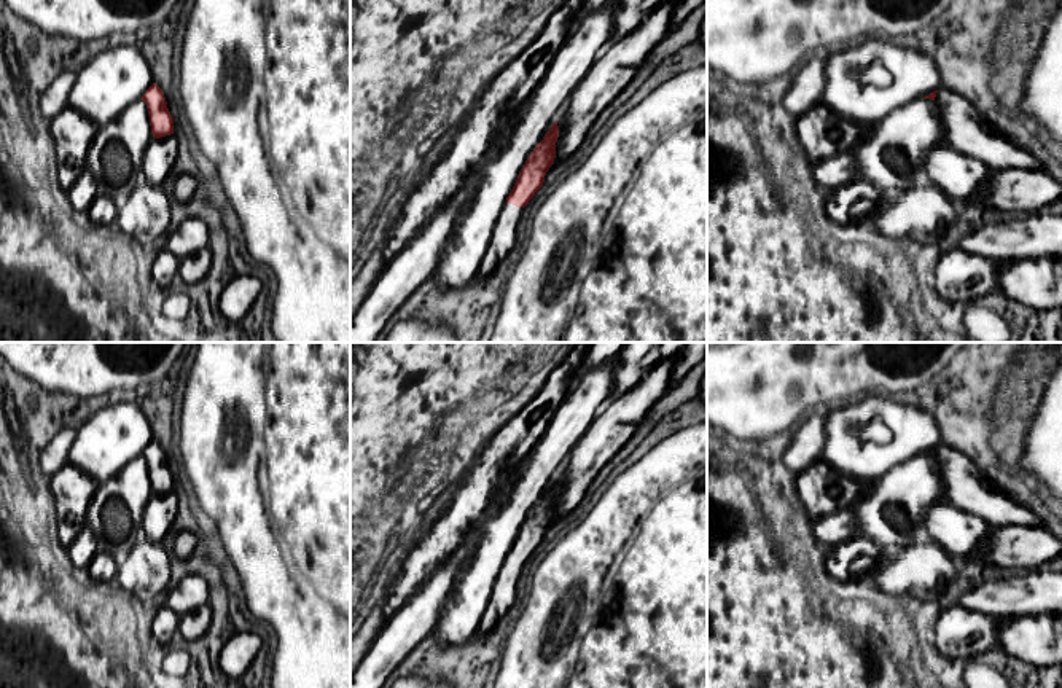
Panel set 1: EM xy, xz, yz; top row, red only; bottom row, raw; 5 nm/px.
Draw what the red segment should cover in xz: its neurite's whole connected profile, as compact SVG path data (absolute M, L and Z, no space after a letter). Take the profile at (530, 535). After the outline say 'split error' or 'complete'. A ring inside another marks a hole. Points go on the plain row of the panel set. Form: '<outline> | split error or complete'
M556 478L522 522L517 537L506 554L506 561L498 572L490 600L476 629L478 635L490 632L500 618L513 607L517 580L524 564L543 543L545 532L554 521L557 494L559 483Z | split error

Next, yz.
M941 444L923 455L938 460L946 503L982 518L990 527L1041 527L1035 513L997 491L986 475L960 452Z | split error

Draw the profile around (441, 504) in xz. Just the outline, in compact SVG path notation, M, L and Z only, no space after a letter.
M468 470L428 506L428 510L425 511L424 521L422 521L420 532L412 540L411 548L414 548L419 543L419 540L422 538L424 532L428 527L431 527L444 514L444 511L449 508L451 502L454 500L455 494L459 492L460 486L463 483L463 478L467 475L468 475Z

